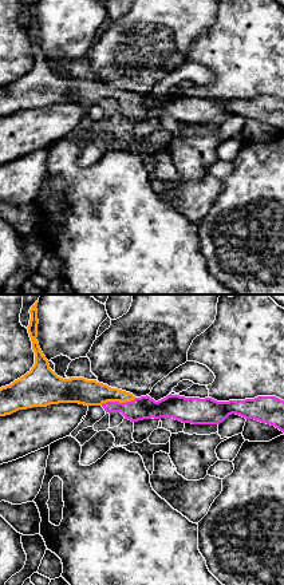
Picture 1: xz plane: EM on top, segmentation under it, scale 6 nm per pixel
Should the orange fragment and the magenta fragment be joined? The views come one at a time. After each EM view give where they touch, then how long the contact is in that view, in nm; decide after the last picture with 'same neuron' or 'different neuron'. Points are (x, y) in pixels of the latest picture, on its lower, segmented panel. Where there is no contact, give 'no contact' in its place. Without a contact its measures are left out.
(118, 400) | 220 nm

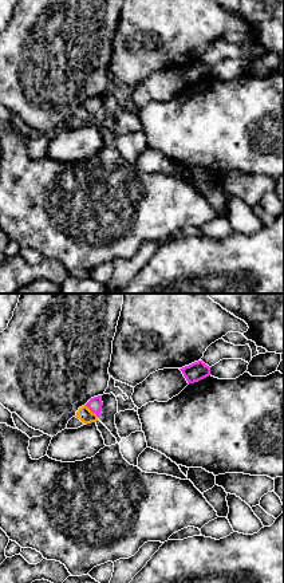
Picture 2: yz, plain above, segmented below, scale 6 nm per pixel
(90, 410) | 110 nm

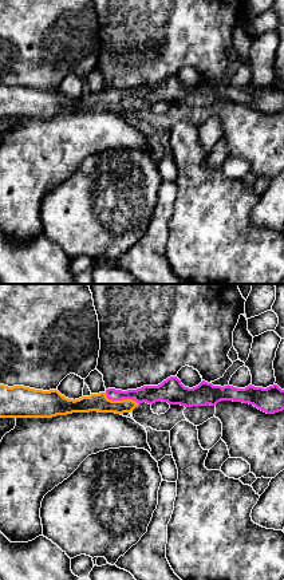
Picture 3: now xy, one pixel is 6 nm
(122, 399) | 220 nm

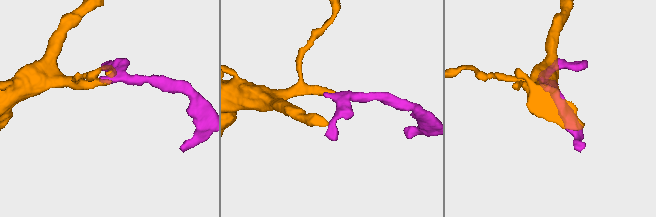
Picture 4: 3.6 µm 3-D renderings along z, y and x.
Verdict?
same neuron

